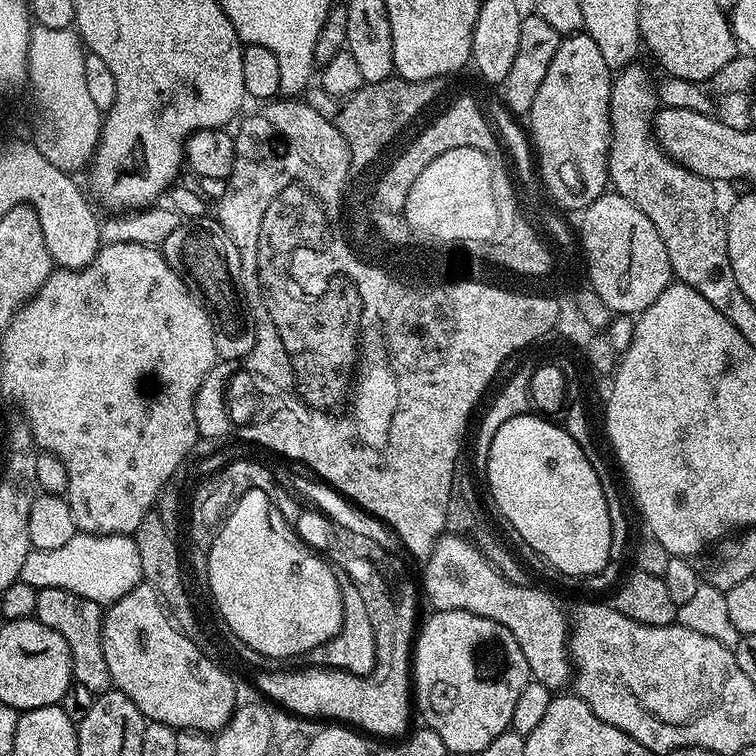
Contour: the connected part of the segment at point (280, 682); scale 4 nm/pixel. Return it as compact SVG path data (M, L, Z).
M368 538L364 540L364 544L360 544L360 552L348 552L348 556L344 556L344 564L348 564L346 574L352 572L350 578L356 576L354 580L360 580L358 590L362 590L362 602L366 602L366 610L370 610L370 622L374 626L376 668L370 675L355 676L333 668L294 668L278 672L260 672L258 678L254 680L256 688L265 697L268 695L274 703L281 704L286 711L293 712L296 716L324 720L320 722L339 722L369 737L400 735L403 737L409 731L408 719L414 716L414 672L410 665L414 660L414 633L418 628L418 620L416 624L418 588L417 585L416 588L412 585L407 570L395 558L391 551L383 549L382 546L372 547L372 544L368 544Z

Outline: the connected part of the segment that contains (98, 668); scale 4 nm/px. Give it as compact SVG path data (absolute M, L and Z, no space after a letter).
M37 588L36 593L38 606L34 618L50 626L50 630L58 630L58 634L66 638L66 646L70 646L73 681L86 686L86 690L93 694L109 691L113 682L110 678L110 666L106 666L106 654L102 650L105 609L98 602L90 602L90 598L78 598L78 594L70 594L70 590Z

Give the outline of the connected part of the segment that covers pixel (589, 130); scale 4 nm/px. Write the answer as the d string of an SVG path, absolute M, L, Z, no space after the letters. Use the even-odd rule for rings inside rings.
M585 31L576 32L573 36L561 39L558 54L554 54L550 70L546 70L546 78L538 89L538 95L534 97L534 106L530 106L528 111L526 128L534 149L538 179L547 199L561 210L588 208L599 196L604 195L609 187L608 146L612 143L612 123L608 103L613 79L613 69L606 66L606 58L602 58L598 42L594 42L594 38L590 38Z

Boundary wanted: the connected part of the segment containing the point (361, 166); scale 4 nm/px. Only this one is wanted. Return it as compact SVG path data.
M393 76L383 79L382 82L365 84L358 89L354 95L347 97L344 106L336 117L340 133L347 140L347 148L350 150L349 159L345 161L344 179L351 181L362 173L376 158L382 150L424 109L430 108L434 103L432 96L440 90L442 82L428 82L426 79L408 80Z

